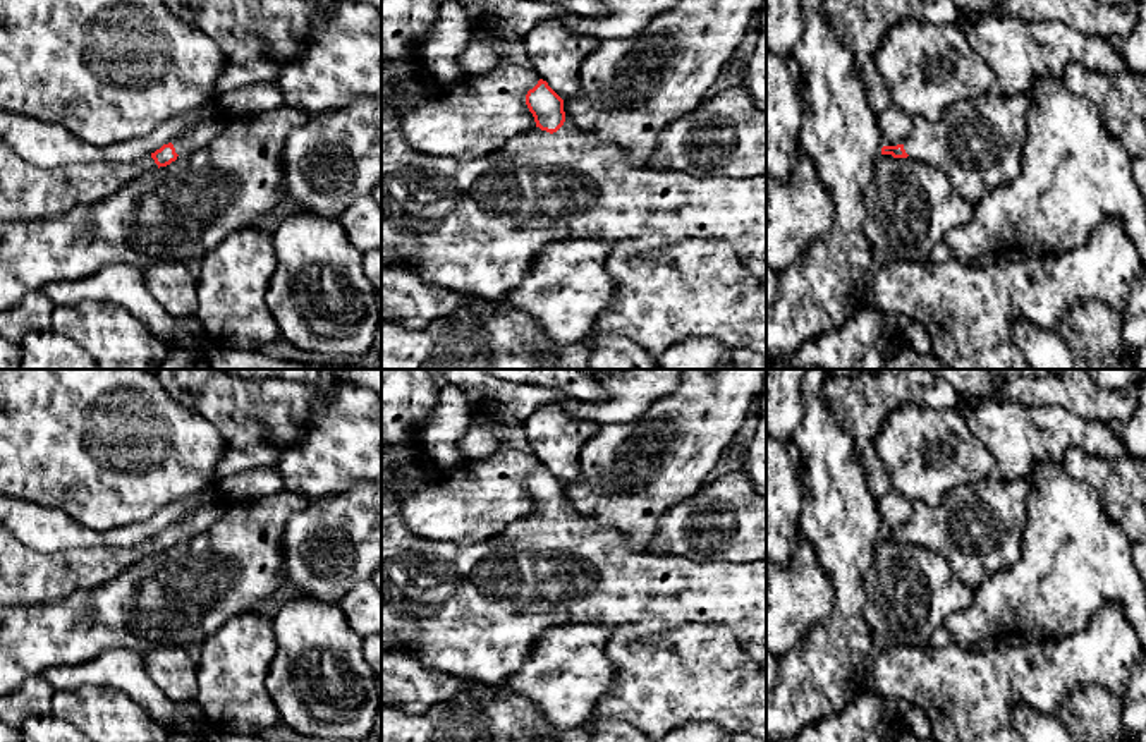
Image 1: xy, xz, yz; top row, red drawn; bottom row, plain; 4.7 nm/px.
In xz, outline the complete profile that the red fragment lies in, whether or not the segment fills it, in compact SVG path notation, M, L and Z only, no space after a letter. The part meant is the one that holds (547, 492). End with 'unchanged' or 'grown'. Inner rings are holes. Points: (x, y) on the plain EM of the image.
M421 435L395 445L381 440L381 637L397 641L424 666L500 687L524 665L536 639L555 625L603 625L655 636L699 623L727 625L746 654L766 672L766 560L728 563L660 555L649 548L637 551L622 531L600 527L567 507L564 484L543 464L526 479L536 510L500 532L474 544L431 541L411 532L400 514L397 483L404 477L419 488L436 484L448 472L430 459Z; grown

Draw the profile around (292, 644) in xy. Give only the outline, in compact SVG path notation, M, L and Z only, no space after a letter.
M296 596L271 622L278 651L265 685L280 720L308 737L366 739L381 709L378 677L338 603Z

